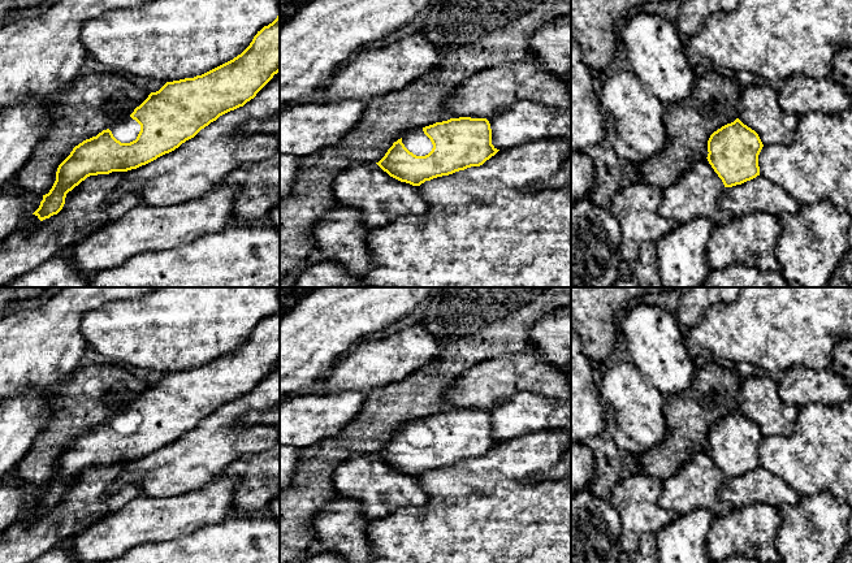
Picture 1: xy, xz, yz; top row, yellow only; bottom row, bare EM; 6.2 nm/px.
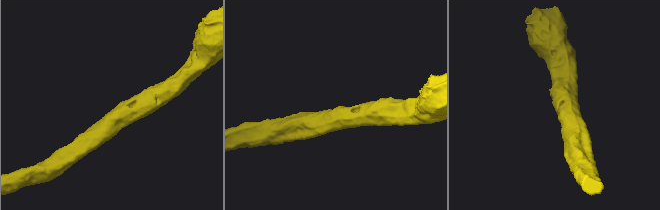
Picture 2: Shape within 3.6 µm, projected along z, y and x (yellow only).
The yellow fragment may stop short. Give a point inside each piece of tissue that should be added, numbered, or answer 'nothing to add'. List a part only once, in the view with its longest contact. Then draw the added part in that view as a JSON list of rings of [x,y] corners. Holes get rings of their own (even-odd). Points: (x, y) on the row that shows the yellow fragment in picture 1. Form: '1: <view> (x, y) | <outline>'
1: xz (416, 142) | [[[416,129],[402,137],[402,143],[416,156],[425,156],[433,148],[431,139],[424,134],[423,129]]]

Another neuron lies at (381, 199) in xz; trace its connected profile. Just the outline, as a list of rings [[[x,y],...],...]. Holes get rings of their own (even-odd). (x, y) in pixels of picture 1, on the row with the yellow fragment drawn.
[[[376,163],[355,164],[338,174],[333,182],[333,195],[339,207],[358,209],[369,229],[428,212],[419,186],[390,177]]]

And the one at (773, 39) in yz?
[[[740,0],[734,12],[708,17],[704,27],[683,42],[688,56],[751,73],[774,86],[795,74],[831,77],[832,60],[847,46],[852,46],[852,0]]]

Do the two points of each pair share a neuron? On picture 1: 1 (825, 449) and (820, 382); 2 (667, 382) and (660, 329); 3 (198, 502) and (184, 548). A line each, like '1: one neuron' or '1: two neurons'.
1: two neurons
2: one neuron
3: two neurons

